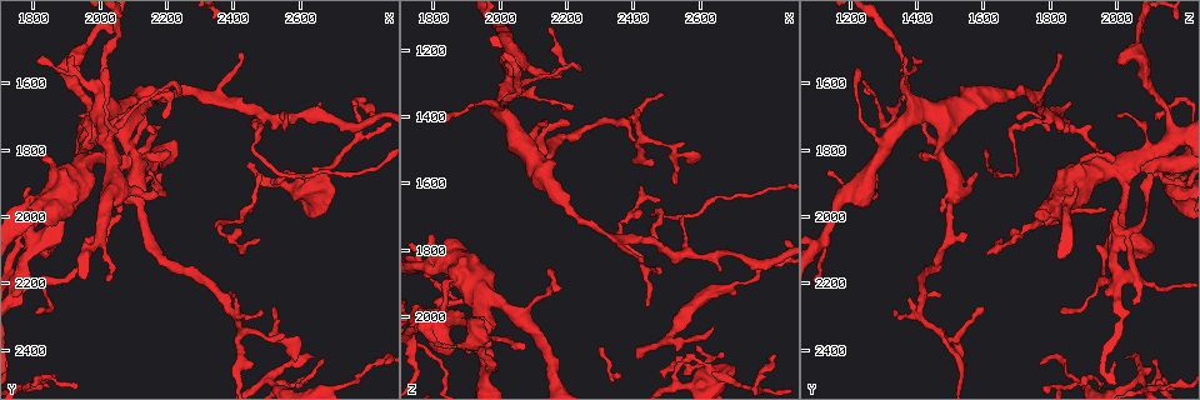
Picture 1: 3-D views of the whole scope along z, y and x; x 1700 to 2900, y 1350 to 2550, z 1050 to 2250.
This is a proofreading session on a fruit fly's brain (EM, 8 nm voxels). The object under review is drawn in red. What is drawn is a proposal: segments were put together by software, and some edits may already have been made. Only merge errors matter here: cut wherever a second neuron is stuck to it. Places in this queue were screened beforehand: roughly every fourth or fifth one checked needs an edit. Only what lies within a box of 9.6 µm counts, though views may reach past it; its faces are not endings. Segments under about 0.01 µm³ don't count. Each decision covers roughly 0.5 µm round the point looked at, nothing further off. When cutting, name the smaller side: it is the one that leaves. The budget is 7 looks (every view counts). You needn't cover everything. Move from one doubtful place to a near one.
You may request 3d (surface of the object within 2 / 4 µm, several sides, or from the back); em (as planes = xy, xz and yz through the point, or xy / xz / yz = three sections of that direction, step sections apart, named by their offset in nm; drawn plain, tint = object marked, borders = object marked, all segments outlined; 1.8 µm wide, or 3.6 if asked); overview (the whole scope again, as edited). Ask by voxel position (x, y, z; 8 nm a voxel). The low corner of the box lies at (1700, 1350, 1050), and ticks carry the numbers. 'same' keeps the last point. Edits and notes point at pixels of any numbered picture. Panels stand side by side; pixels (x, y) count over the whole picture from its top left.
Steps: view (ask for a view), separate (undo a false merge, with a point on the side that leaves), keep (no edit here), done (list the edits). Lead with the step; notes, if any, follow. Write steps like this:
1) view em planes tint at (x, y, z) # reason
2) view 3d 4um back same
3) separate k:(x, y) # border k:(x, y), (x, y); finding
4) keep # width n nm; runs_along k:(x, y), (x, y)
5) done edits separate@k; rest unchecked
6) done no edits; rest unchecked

view 3d 2um at (2010, 1660, 1230) # thin neck

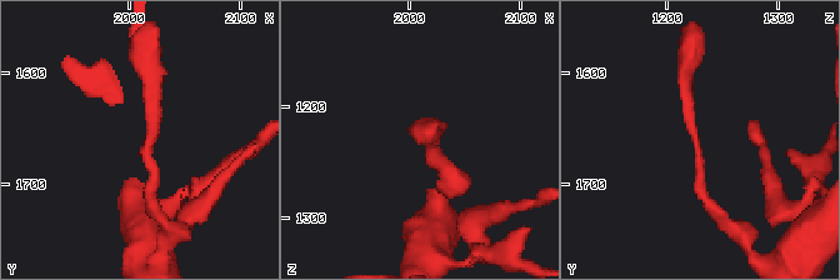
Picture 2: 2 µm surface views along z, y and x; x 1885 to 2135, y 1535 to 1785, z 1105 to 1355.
view em xy step 16 tint at (2020, 1664, 1226) # need the tissue

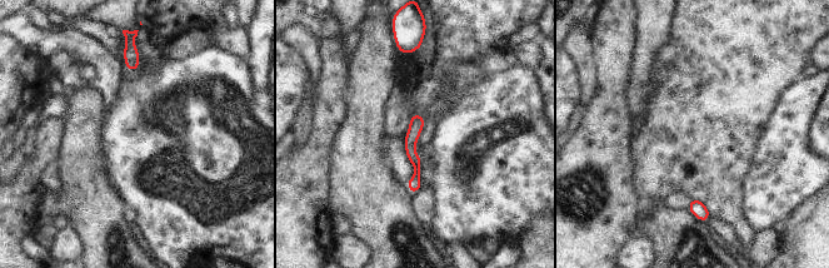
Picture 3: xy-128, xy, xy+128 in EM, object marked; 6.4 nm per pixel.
view em planes tint same

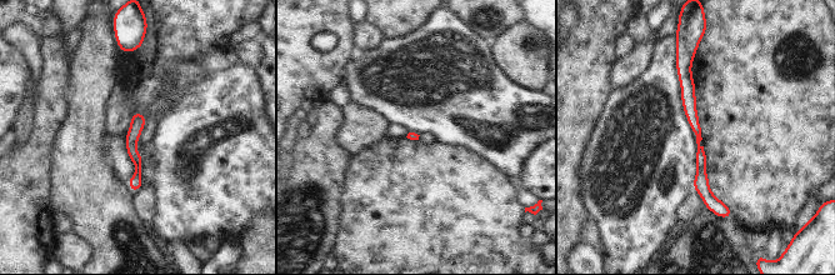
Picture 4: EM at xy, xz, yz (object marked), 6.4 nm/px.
keep # runs_along 4:(683, 61), (701, 186), (715, 208); one neuron here

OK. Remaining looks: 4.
view 3d 4um at (2110, 1810, 1480) # calibre changes

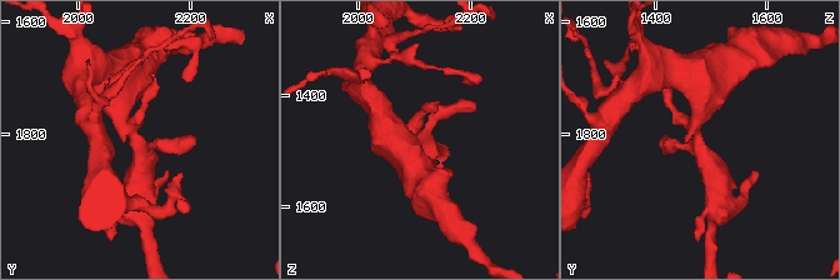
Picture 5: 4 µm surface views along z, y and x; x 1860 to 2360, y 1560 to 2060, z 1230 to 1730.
view em planes borders at (2100, 1810, 1470)

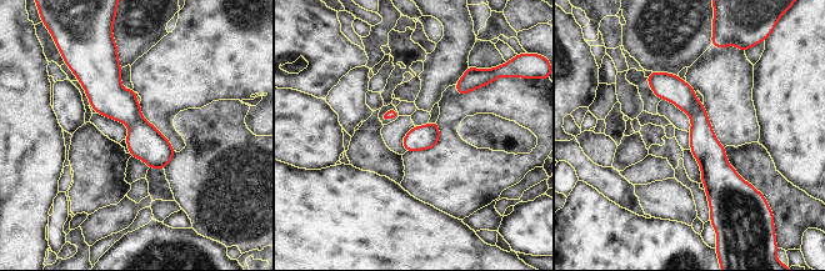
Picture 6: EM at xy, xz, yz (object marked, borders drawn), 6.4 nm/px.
keep # width 160 nm; continuous, no second neuron

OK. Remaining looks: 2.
view em 3.6um planes tint at (1940, 1860, 2000) # small branch off a trunk

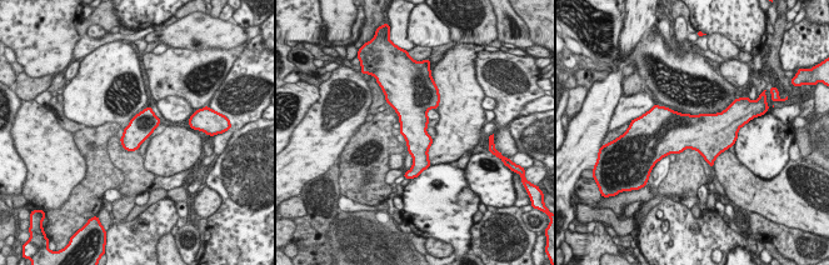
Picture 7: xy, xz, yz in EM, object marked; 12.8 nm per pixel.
keep # all the same neuron

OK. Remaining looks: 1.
done no edits; rest unchecked

